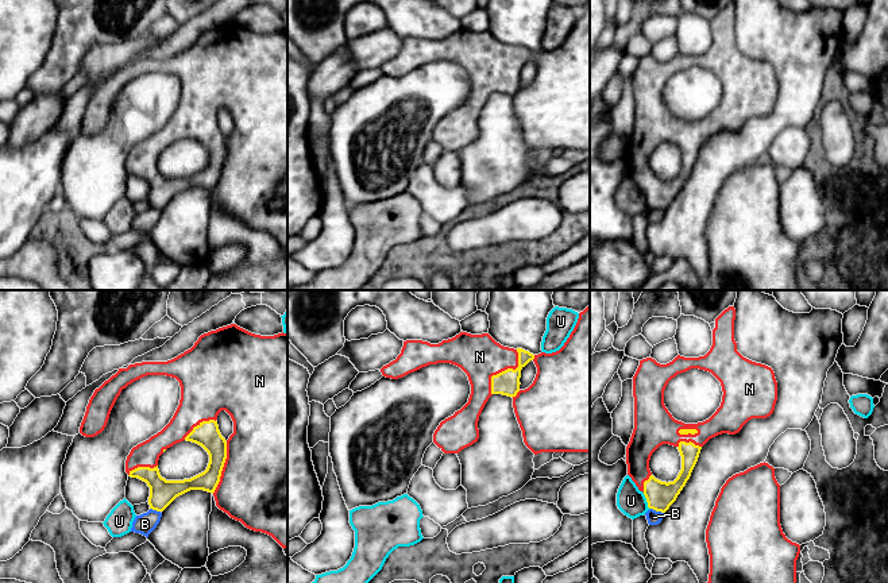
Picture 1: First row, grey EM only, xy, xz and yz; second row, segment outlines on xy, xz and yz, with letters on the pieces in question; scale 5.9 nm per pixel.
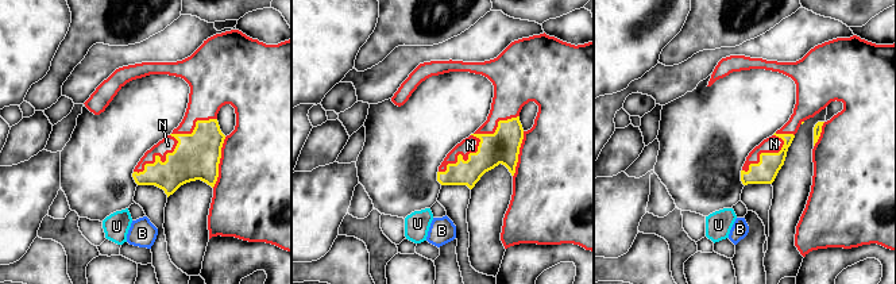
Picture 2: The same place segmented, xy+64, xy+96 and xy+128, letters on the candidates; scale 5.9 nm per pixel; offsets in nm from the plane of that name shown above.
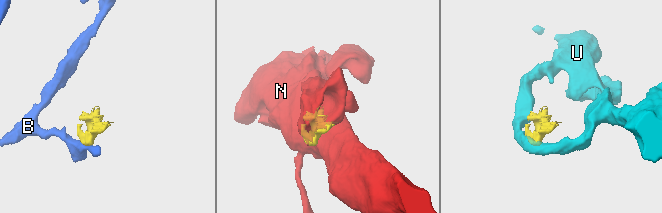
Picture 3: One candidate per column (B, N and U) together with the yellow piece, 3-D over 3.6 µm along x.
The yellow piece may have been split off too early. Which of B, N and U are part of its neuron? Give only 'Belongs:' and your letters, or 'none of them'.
Belongs: N

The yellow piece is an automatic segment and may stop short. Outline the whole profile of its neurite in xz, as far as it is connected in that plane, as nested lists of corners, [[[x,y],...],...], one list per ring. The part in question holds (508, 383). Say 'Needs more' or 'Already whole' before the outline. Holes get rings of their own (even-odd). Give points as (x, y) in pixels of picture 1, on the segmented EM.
Needs more. [[[590,305],[579,313],[578,323],[564,345],[552,354],[533,355],[522,348],[509,348],[497,343],[489,333],[460,332],[439,344],[406,340],[395,360],[381,368],[386,378],[398,379],[422,367],[451,363],[468,377],[471,394],[468,402],[453,416],[440,422],[433,443],[444,453],[459,453],[479,439],[479,416],[493,394],[513,398],[513,408],[522,431],[525,445],[534,453],[590,452]],[[533,360],[537,374],[533,383],[520,389],[521,370]]]

